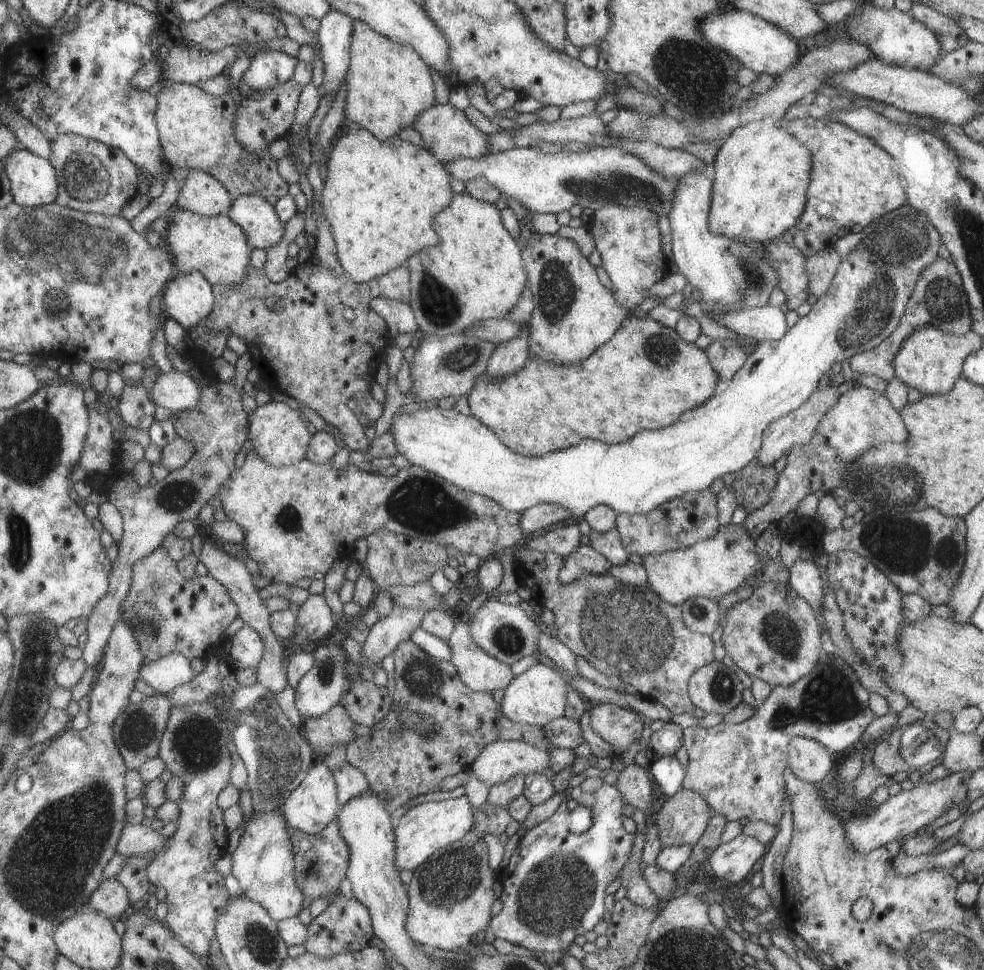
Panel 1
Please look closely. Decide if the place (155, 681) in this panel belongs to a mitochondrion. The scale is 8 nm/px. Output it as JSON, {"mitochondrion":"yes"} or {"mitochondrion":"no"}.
{"mitochondrion":"no"}

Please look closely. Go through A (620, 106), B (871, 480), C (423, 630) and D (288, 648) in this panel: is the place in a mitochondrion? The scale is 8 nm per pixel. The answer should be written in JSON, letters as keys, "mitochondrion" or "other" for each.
{"A":"other","B":"mitochondrion","C":"other","D":"other"}

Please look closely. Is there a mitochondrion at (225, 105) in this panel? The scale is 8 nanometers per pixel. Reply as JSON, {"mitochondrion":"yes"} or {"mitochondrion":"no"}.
{"mitochondrion":"no"}

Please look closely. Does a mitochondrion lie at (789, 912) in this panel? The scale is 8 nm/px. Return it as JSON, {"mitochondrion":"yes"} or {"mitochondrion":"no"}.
{"mitochondrion":"no"}

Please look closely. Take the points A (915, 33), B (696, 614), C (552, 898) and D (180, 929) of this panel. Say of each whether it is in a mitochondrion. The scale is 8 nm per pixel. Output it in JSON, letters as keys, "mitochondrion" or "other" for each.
{"A":"other","B":"mitochondrion","C":"mitochondrion","D":"other"}

